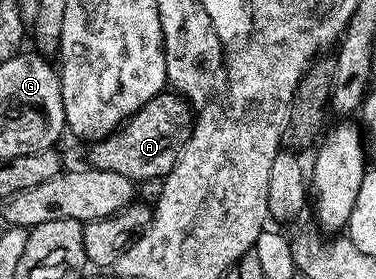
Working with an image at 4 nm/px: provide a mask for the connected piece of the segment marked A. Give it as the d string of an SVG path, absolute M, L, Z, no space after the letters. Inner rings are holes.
M165 89L155 95L142 109L134 112L122 126L113 131L106 139L97 139L91 144L92 152L88 163L98 169L122 173L122 177L163 180L174 169L180 150L190 141L194 126L193 104L183 95L177 95Z

